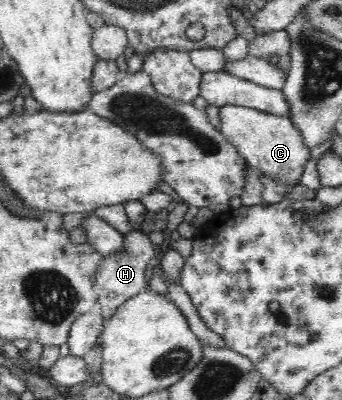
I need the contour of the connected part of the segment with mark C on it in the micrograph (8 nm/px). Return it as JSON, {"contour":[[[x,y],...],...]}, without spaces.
{"contour":[[[224,105],[218,114],[219,130],[223,132],[228,142],[238,149],[240,159],[285,189],[293,189],[300,184],[299,180],[309,162],[311,149],[289,115],[273,115],[240,105]]]}

